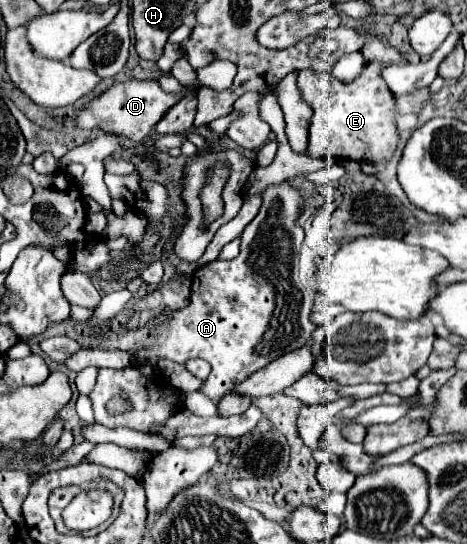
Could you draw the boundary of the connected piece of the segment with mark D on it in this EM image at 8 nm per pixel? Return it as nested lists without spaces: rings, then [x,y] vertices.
[[[127,81],[127,83],[117,83],[103,95],[95,97],[85,105],[81,115],[75,119],[79,129],[93,129],[93,127],[103,127],[107,133],[117,133],[125,139],[131,141],[141,141],[143,137],[149,135],[149,131],[155,127],[155,123],[165,115],[169,107],[173,107],[191,87],[187,87],[179,95],[169,95],[165,93],[157,81]]]

